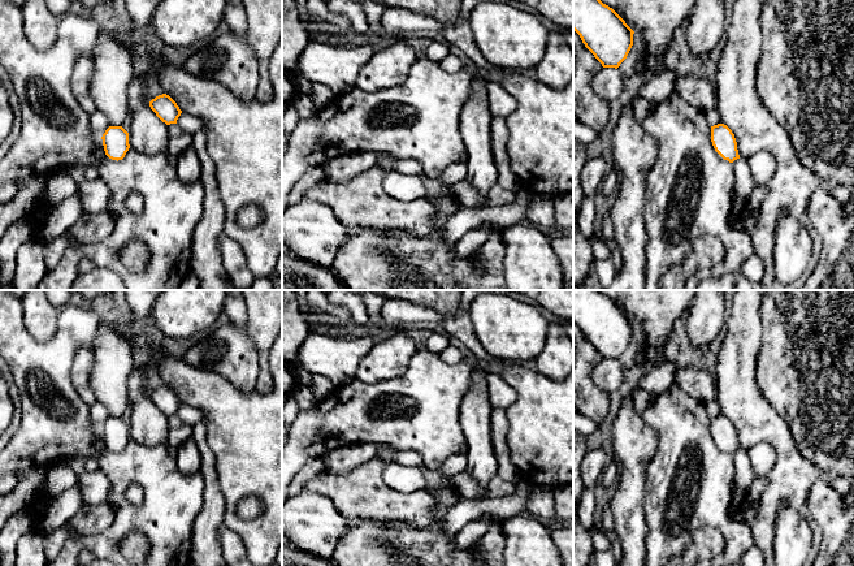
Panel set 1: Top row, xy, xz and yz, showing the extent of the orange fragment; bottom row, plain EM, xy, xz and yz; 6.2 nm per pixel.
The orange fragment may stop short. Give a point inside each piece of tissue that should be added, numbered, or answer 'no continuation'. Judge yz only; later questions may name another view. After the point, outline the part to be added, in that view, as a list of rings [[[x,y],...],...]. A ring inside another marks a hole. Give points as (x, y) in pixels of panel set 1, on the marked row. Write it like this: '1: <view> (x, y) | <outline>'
1: yz (744, 186) | [[[737,159],[732,165],[734,169],[734,198],[732,199],[732,215],[740,222],[749,198],[757,189],[757,183],[753,180],[746,159]]]

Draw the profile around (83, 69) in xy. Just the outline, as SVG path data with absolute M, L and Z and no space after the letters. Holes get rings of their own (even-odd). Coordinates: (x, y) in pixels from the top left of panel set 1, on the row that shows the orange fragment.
M79 56L75 61L73 74L70 78L70 88L77 101L87 113L94 113L97 108L92 96L90 95L90 83L95 72L91 57Z

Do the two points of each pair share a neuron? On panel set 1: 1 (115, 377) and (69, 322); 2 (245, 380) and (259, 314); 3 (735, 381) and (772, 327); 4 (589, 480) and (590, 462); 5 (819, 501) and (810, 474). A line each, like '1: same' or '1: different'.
1: different
2: different
3: different
4: same
5: different

